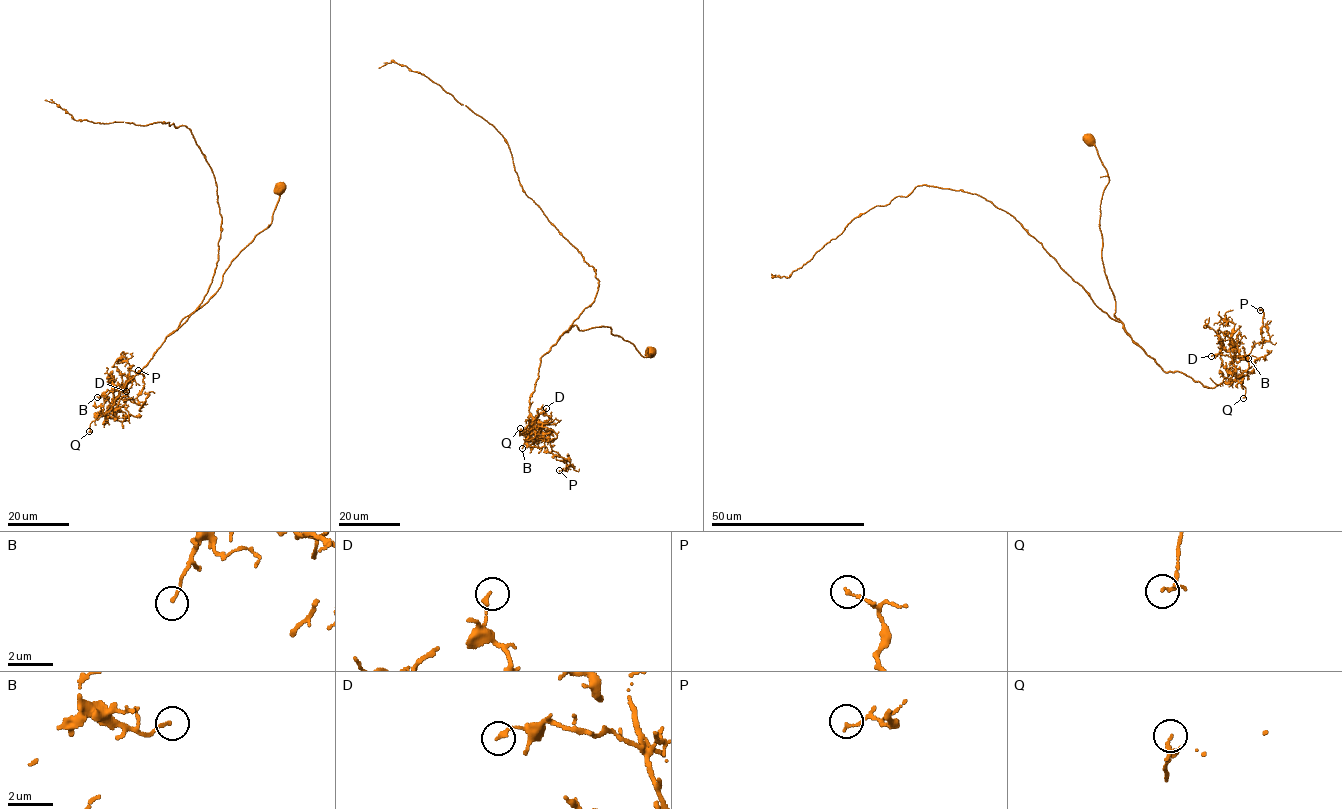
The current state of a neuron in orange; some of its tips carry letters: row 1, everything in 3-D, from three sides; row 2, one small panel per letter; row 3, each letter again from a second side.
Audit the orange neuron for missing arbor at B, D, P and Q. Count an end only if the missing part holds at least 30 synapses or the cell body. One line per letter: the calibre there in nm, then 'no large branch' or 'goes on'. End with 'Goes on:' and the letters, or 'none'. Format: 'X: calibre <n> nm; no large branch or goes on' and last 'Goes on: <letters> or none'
B: calibre 130 nm; no large branch
D: calibre 140 nm; no large branch
P: calibre 130 nm; no large branch
Q: calibre 140 nm; no large branch
Goes on: none

